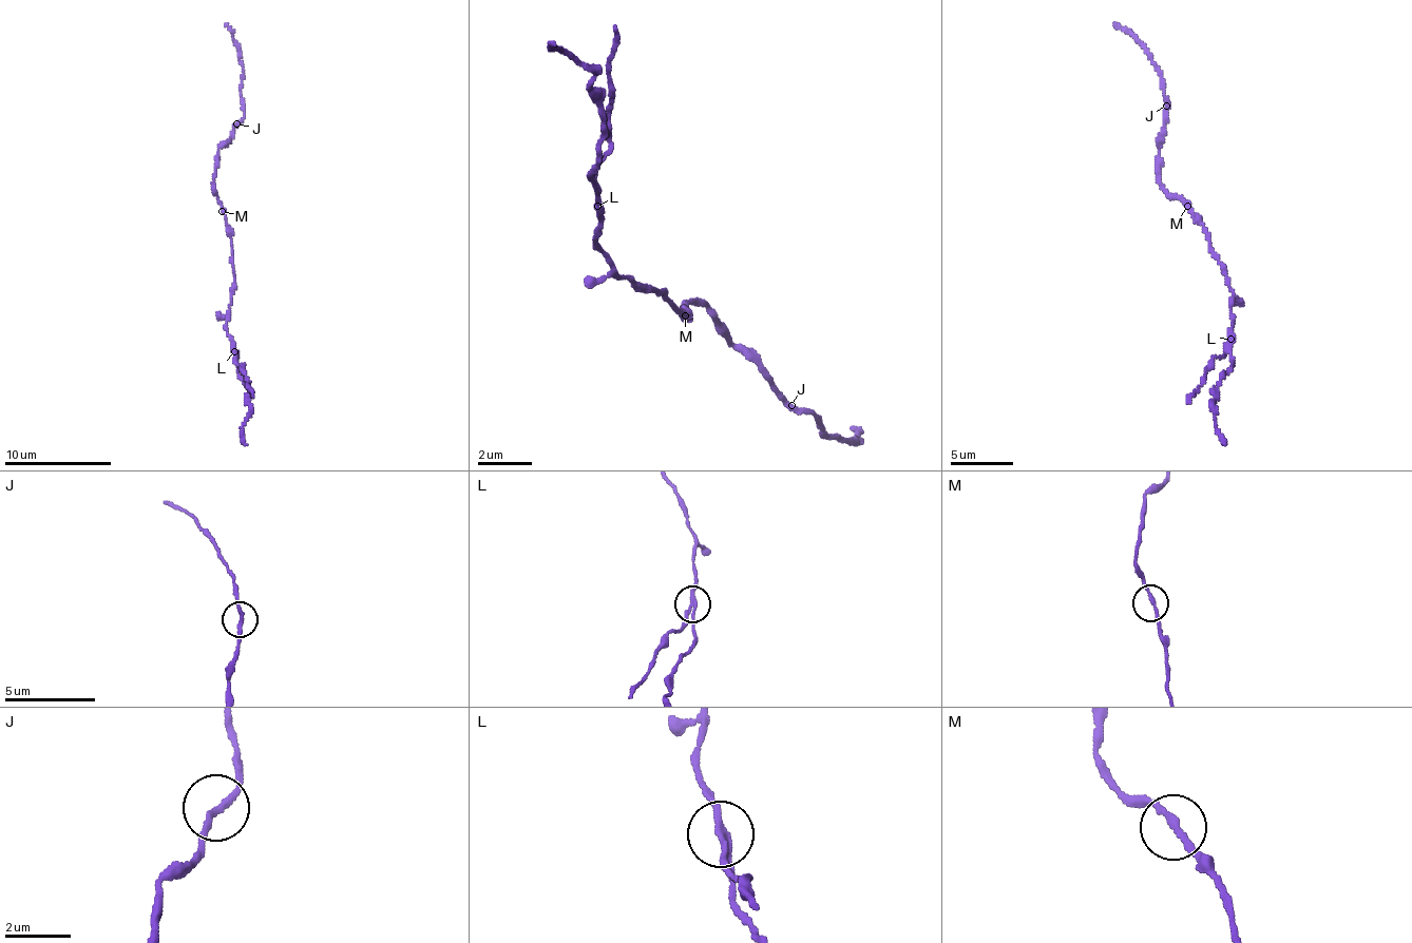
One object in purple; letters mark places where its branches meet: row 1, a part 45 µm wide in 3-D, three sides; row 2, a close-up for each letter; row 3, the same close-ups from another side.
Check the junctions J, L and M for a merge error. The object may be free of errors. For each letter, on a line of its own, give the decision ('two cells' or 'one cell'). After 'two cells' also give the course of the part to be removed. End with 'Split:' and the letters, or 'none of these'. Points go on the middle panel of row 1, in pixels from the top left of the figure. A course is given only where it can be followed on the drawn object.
J: one cell
L: two cells | (598, 207), (590, 184), (609, 148), (613, 26)
M: one cell
Split: L

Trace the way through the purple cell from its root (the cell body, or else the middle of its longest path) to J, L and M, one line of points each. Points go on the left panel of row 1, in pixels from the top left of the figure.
J: (231, 242), (214, 178), (218, 147), (231, 138), (236, 123)
L: (231, 242), (234, 282), (227, 329), (235, 352)
M: (231, 242), (230, 227), (222, 211)

